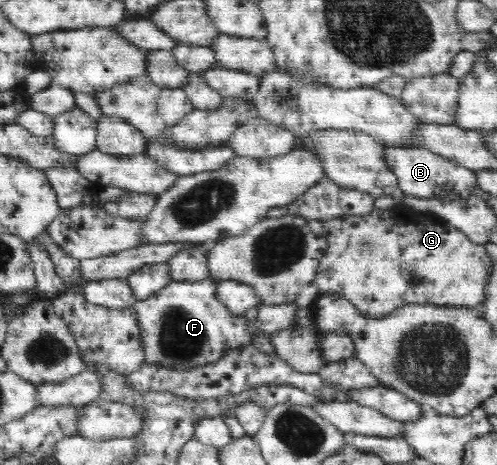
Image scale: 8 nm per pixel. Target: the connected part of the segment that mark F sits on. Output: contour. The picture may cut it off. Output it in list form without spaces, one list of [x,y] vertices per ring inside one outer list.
[[[209,277],[197,281],[169,282],[159,292],[132,306],[143,340],[145,362],[159,364],[163,368],[188,371],[216,363],[230,350],[245,348],[252,344],[252,332],[257,330],[265,336],[288,329],[297,319],[294,303],[281,305],[261,304],[255,311],[257,319],[250,322],[248,314],[231,313],[216,296],[216,280]]]

